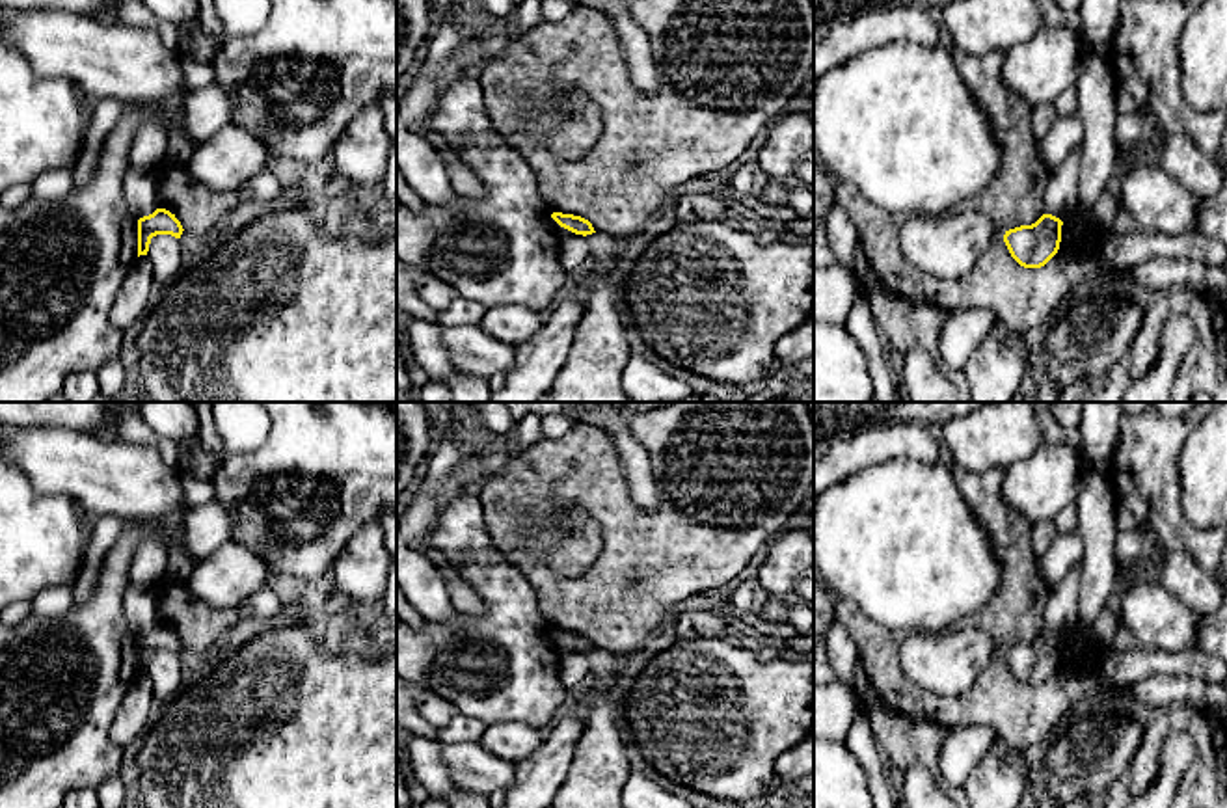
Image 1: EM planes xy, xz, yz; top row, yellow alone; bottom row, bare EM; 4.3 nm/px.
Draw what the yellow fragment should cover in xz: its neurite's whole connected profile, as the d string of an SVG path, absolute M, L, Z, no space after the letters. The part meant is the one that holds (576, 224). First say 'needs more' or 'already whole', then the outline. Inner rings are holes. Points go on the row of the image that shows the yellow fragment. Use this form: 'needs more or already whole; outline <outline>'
already whole; outline M553 212L551 218L564 229L575 233L575 235L592 235L596 233L592 223L581 216L573 214L562 214L562 212Z

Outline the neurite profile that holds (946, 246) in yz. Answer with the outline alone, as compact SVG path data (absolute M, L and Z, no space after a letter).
M976 207L942 216L907 216L899 231L903 255L938 279L963 277L992 242L992 223Z

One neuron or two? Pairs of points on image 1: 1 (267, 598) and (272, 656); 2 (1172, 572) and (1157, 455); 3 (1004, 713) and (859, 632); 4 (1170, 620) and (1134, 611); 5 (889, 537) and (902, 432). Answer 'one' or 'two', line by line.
1: two
2: two
3: one
4: one
5: two

